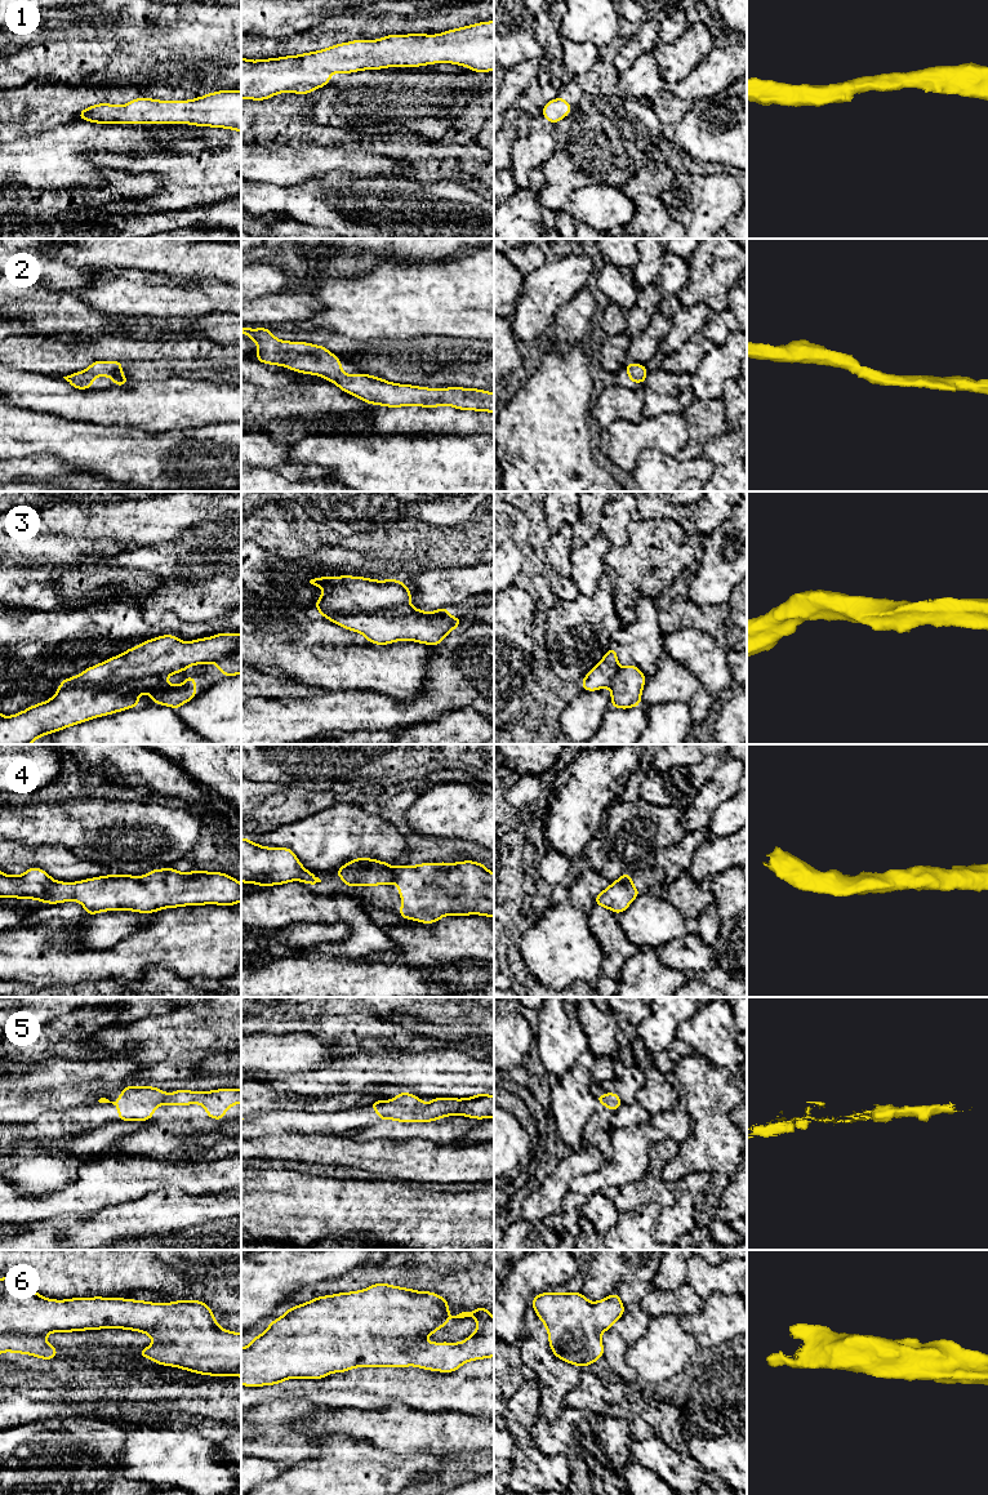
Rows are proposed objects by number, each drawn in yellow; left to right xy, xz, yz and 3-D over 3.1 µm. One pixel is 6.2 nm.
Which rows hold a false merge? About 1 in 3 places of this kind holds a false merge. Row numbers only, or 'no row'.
3

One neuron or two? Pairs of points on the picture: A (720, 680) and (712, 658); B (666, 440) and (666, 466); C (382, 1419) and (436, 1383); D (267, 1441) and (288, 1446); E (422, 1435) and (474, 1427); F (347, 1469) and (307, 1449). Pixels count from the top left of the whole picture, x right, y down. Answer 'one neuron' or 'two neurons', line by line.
A: one neuron
B: two neurons
C: two neurons
D: one neuron
E: one neuron
F: two neurons

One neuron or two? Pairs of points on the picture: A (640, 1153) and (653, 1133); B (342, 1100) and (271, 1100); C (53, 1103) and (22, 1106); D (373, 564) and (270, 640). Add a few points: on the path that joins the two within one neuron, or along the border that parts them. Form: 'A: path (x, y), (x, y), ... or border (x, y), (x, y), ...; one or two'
A: border (644, 1137), (648, 1140); two
B: path (324, 1103), (289, 1102); one
C: path (45, 1102), (30, 1104); one
D: border (281, 603), (303, 606), (317, 613); two

